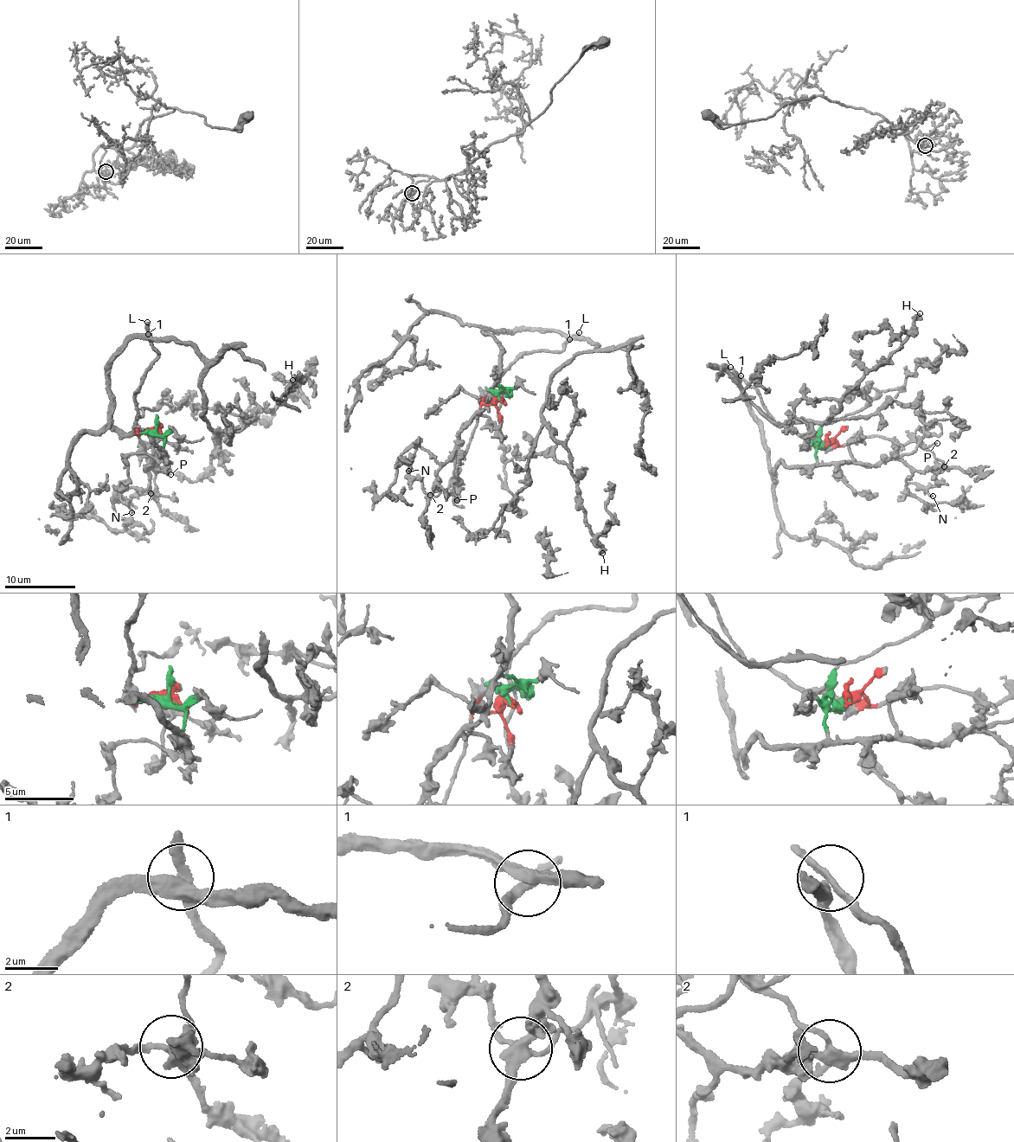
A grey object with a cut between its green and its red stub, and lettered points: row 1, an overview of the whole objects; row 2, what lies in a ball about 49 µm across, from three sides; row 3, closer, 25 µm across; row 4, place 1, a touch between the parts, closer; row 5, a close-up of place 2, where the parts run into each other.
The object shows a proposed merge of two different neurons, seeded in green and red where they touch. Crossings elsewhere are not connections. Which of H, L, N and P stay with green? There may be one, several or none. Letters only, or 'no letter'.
H

